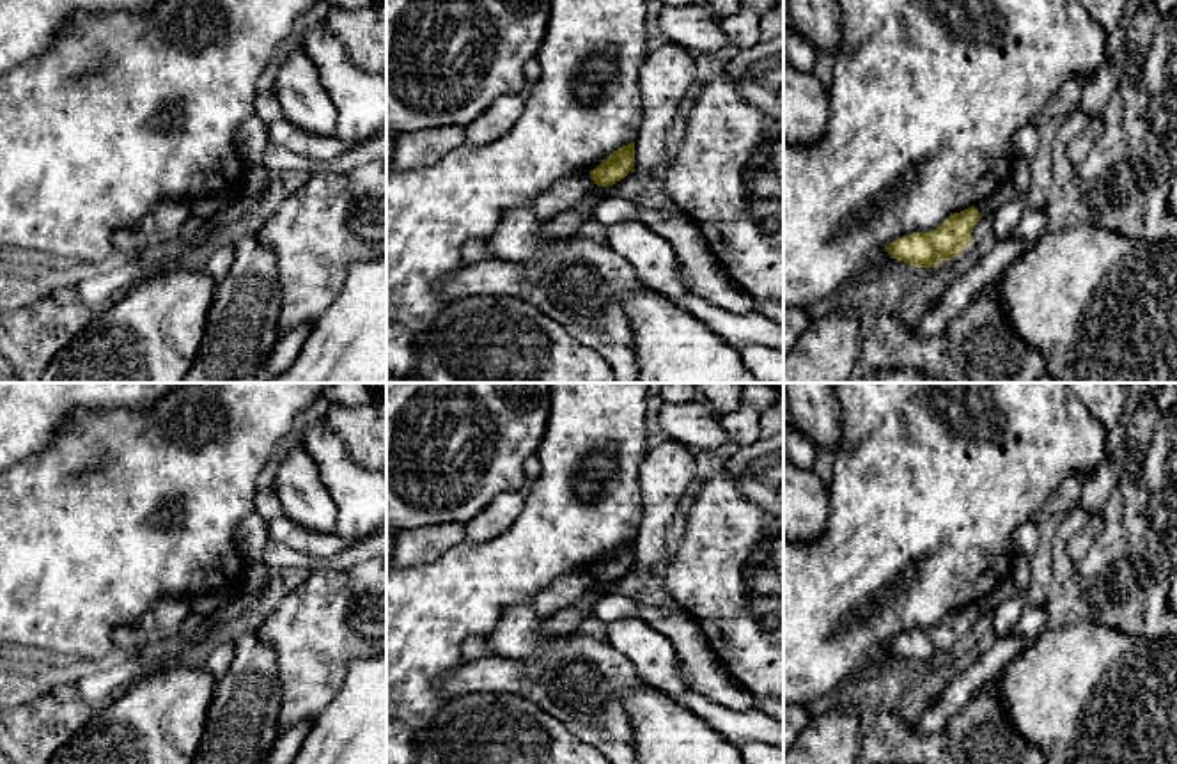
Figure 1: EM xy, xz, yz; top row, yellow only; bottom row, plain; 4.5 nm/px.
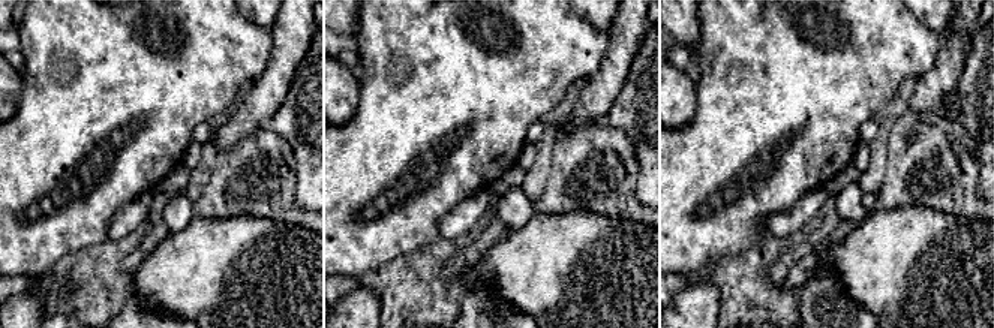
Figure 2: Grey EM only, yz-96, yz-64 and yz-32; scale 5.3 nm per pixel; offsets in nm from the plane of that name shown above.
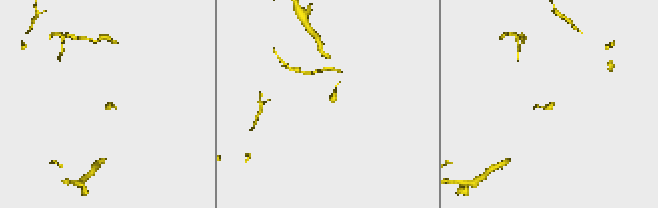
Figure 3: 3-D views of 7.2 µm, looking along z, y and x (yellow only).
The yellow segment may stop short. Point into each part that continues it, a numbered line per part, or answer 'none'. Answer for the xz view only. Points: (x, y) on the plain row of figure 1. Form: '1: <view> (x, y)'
none

